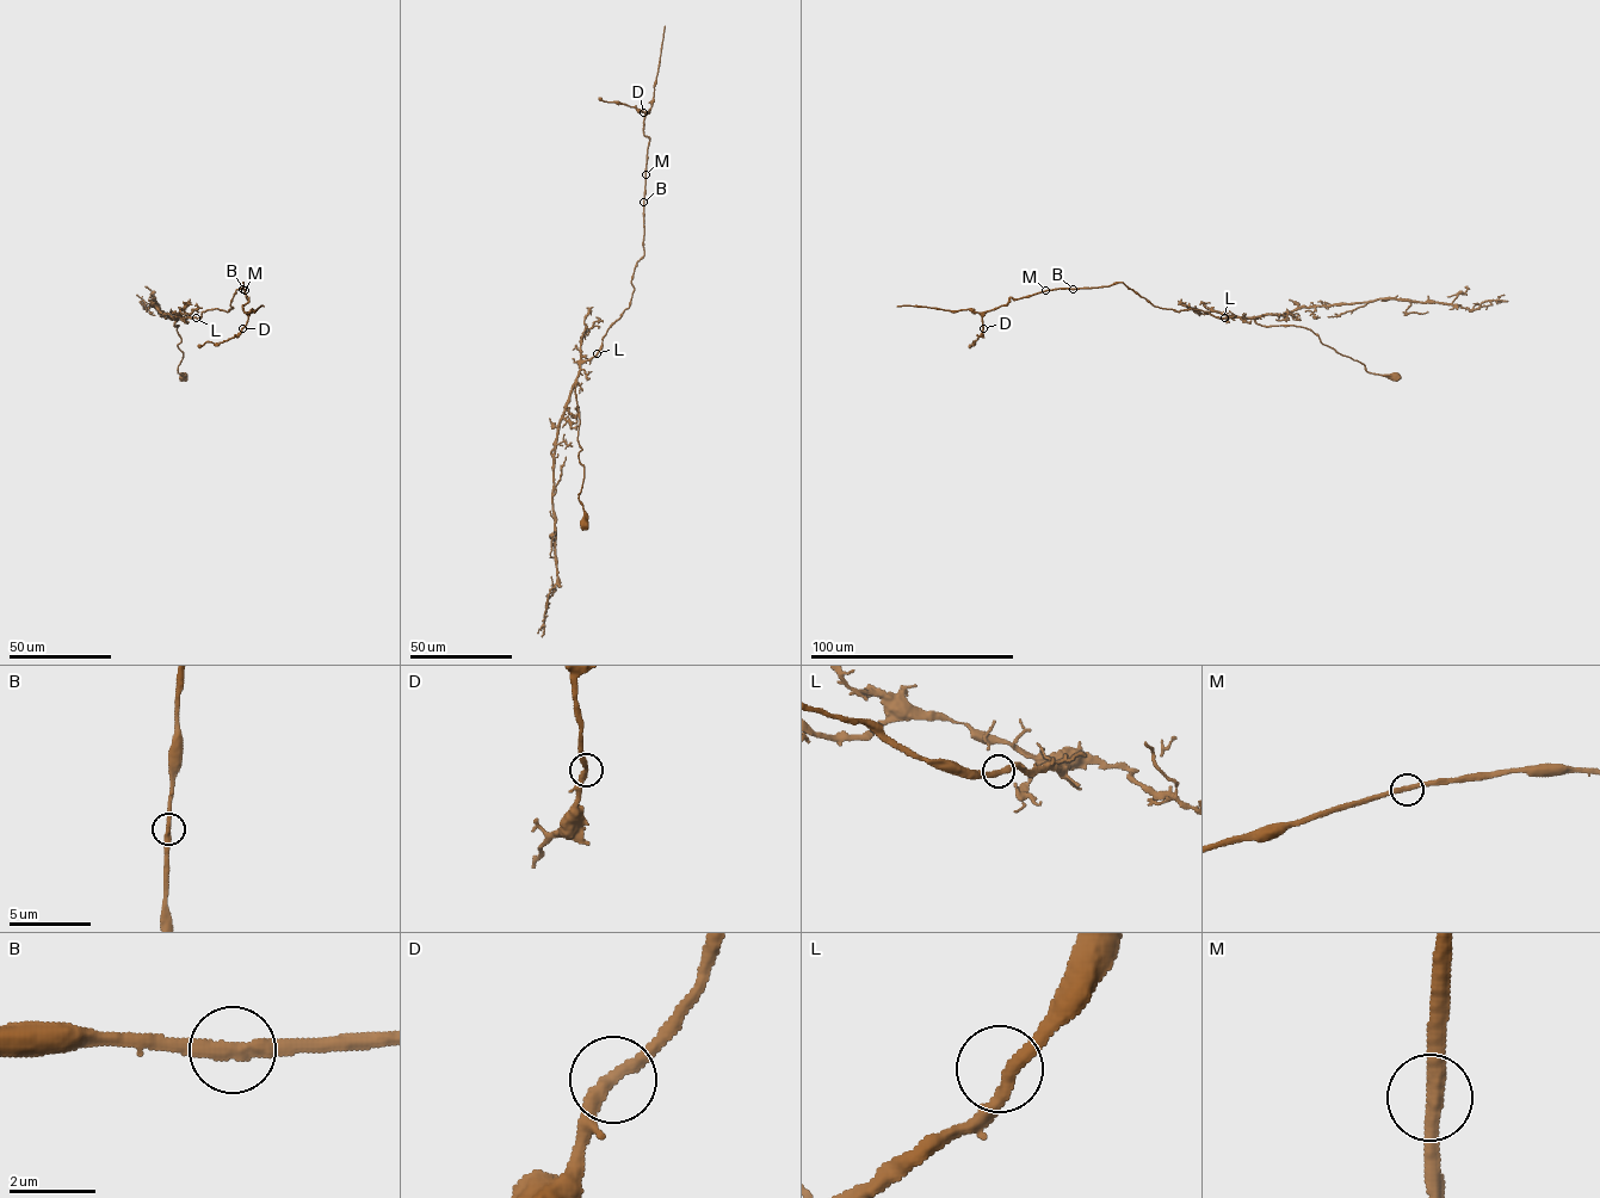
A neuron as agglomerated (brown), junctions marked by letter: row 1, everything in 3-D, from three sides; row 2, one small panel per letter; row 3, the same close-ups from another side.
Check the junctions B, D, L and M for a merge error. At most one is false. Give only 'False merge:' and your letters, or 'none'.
False merge: none

